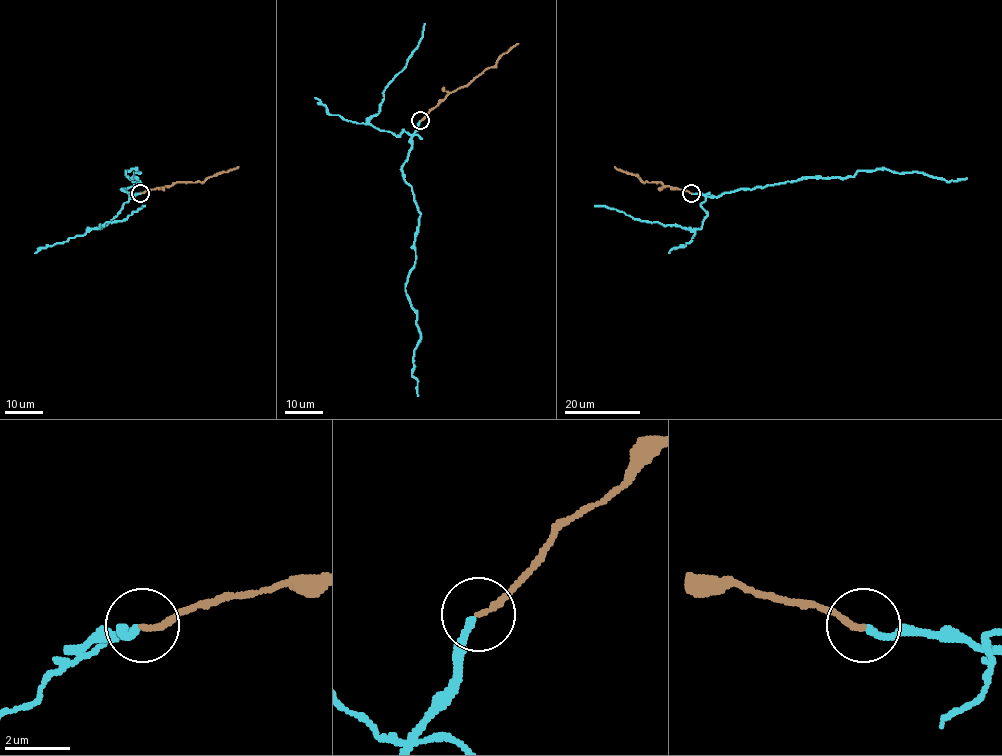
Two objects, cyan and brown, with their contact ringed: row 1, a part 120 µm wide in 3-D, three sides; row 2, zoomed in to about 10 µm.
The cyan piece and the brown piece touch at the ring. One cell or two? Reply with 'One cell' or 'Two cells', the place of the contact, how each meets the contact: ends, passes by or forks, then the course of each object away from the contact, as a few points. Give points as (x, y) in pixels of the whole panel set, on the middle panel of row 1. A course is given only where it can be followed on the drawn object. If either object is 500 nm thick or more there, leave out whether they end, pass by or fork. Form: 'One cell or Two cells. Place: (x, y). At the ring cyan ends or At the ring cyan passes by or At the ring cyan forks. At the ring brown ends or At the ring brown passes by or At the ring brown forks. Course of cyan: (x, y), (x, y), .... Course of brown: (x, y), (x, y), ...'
Two cells. Place: (420, 120). At the ring cyan ends. At the ring brown ends. Course of cyan: (420, 120), (402, 167), (420, 214), (415, 263), (405, 287), (420, 334), (411, 375), (417, 380), (417, 396). Course of brown: (420, 120), (449, 94), (467, 86), (518, 43)

